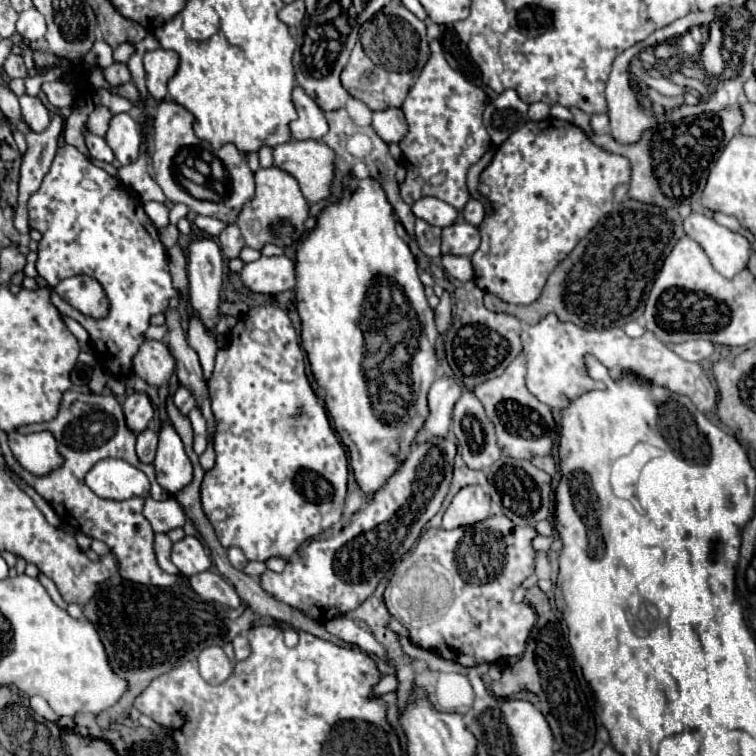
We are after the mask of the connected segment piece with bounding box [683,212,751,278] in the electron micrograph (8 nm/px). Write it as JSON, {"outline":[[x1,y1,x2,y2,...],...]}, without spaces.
{"outline":[[691,212,683,218,683,228,685,234,705,250,713,268,725,278,733,278,739,270,747,268,751,246,741,234,719,226,713,218,699,212]]}

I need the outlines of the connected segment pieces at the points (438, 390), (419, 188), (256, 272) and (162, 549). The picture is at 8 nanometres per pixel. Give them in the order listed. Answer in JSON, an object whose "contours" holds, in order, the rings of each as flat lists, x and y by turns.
{"contours":[[[439,376,429,390,429,418,417,436,417,442,425,442,427,436,445,436,451,424,451,412,463,388,449,376]],[[433,40,429,48,431,58,401,106,409,124,409,134,399,142,403,166,407,170,407,178,401,184,401,198,407,204,413,204,423,196,435,196,461,210,469,200,465,186,467,170,491,146,491,138,481,120,487,96,460,71,447,64,439,40]],[[261,256,259,260,245,264,241,280,253,292,277,294,295,288,295,262,287,256]],[[157,534,155,536,155,554,157,554,159,566,169,574,179,574,177,566,171,562,171,548,173,548,173,542,169,540,167,534]]]}

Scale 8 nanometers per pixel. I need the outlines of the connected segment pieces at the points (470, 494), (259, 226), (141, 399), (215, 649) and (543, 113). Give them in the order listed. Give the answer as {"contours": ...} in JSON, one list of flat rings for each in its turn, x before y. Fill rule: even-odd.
{"contours":[[[465,486,451,500,443,514,443,528,453,530,459,526,469,526,491,516,491,504,481,486]],[[271,166,255,172,255,184,255,198,241,210,237,220,245,244,255,250,261,250,265,244,275,244,281,248,297,246,305,236,305,220,309,218,309,204,303,198,297,180,289,172]],[[141,392,129,394,123,404,123,414,125,414,127,428,133,434,143,432,147,428,149,420,153,418,153,406,151,406,147,394,141,394]],[[207,646,199,654,199,670,205,682,223,684,231,676,233,666,221,646]],[[535,102,529,106,529,118,531,120,543,120,549,118,549,104,545,102]]]}

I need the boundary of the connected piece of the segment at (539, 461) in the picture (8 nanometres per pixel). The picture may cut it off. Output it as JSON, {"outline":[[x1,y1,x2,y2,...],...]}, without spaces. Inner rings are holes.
{"outline":[[539,456,539,458,533,458,531,460,537,468,541,468,541,470,545,470,547,474,555,474,557,472,557,464,555,464,555,460,551,458,551,456]]}

